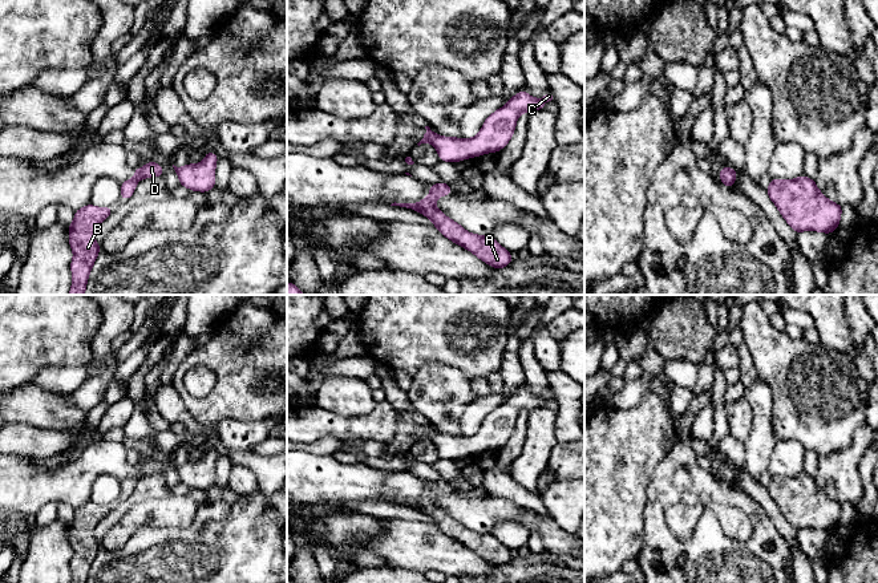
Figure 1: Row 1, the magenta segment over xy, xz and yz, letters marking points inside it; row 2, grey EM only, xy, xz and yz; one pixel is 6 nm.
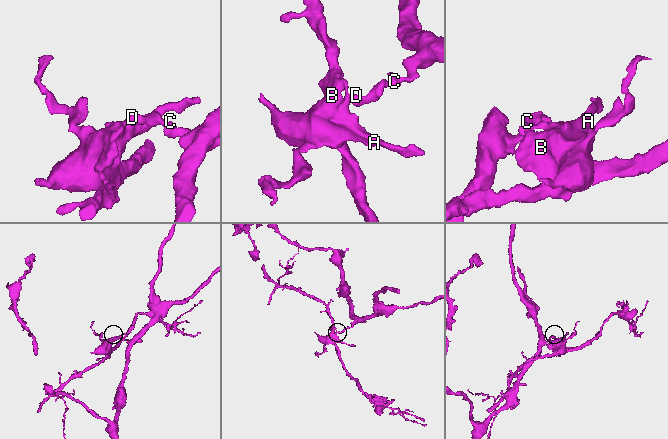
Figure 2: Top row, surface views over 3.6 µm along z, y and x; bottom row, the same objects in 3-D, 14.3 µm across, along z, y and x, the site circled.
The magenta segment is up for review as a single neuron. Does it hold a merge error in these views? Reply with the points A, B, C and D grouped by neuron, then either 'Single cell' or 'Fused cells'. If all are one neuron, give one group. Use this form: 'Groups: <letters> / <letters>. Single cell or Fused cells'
Groups: A B / C D. Fused cells

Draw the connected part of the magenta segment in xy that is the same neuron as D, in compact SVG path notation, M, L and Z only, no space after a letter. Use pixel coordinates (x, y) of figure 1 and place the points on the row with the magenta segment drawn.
M149 161L143 167L141 169L134 169L134 178L137 181L141 181L143 178L151 178L151 177L162 177L163 175L163 169L161 165Z

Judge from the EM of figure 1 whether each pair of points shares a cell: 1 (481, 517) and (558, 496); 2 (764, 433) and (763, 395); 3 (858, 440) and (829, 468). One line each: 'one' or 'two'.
1: two
2: one
3: one

